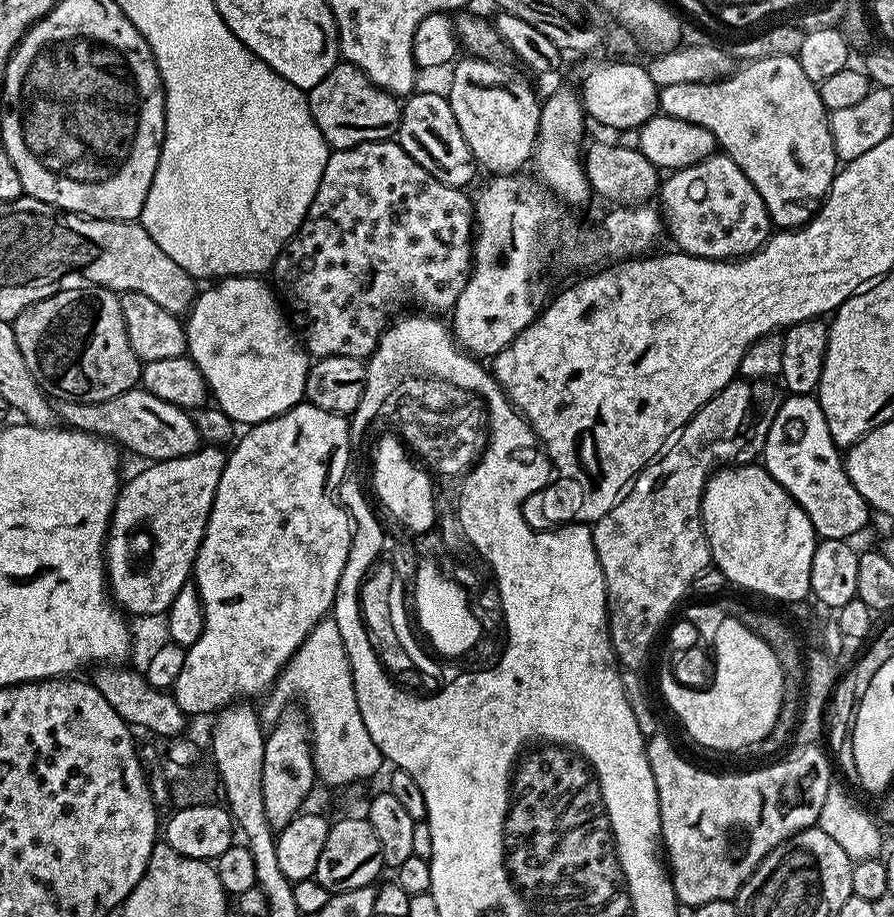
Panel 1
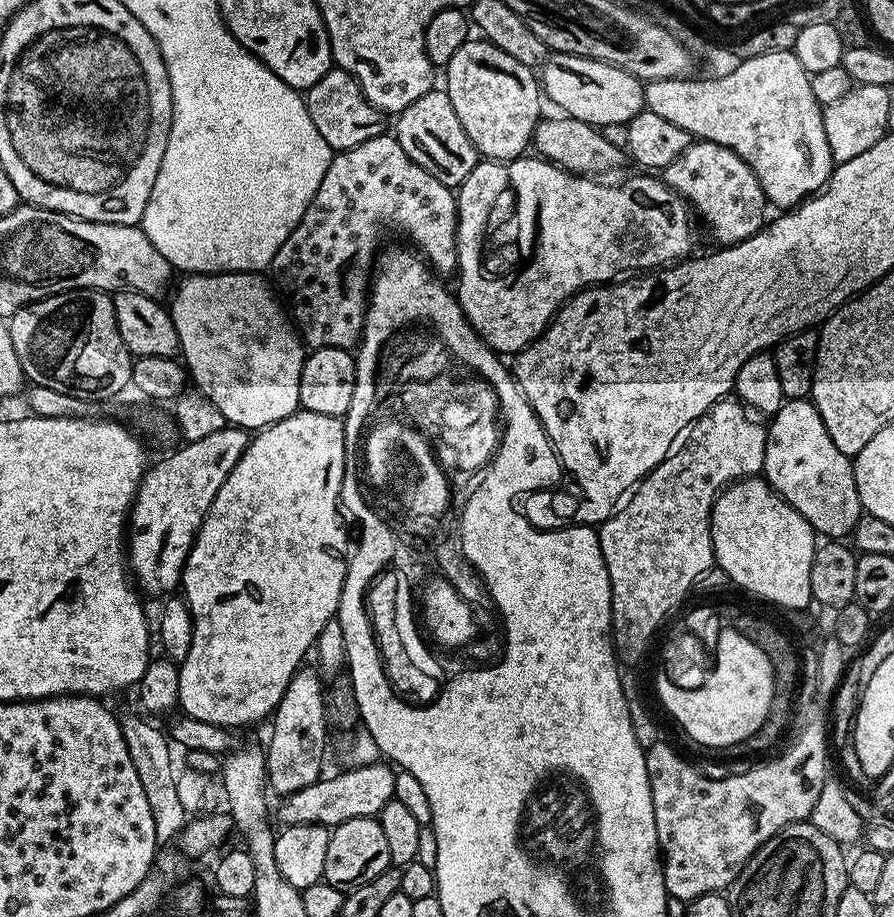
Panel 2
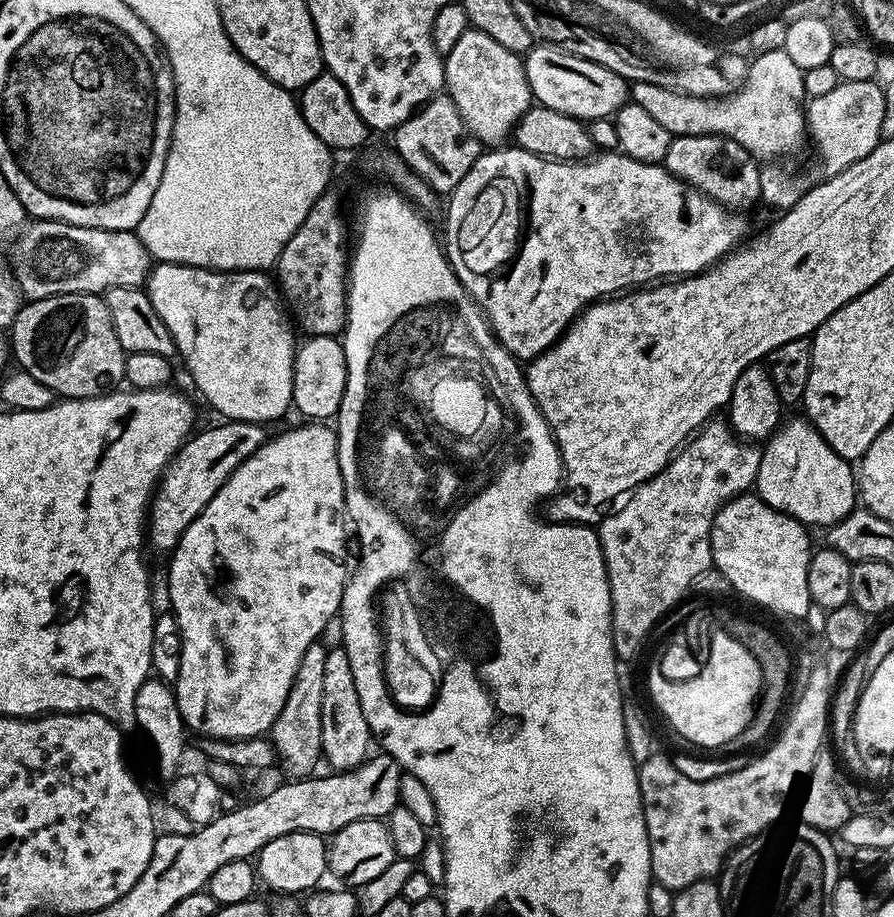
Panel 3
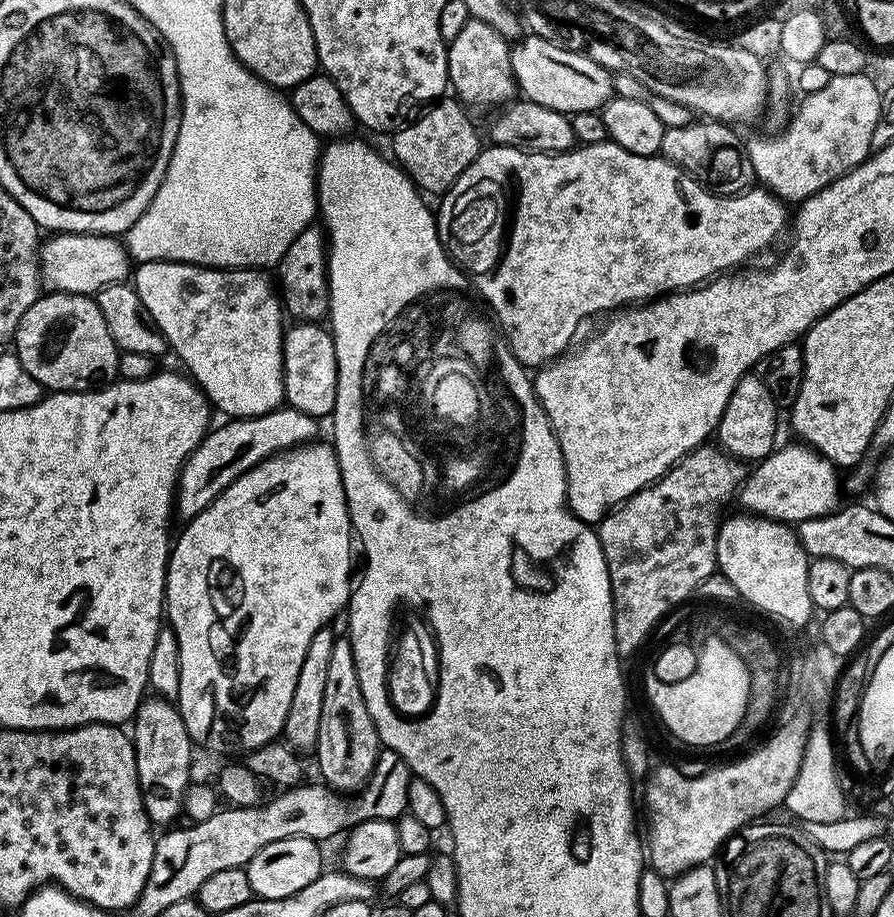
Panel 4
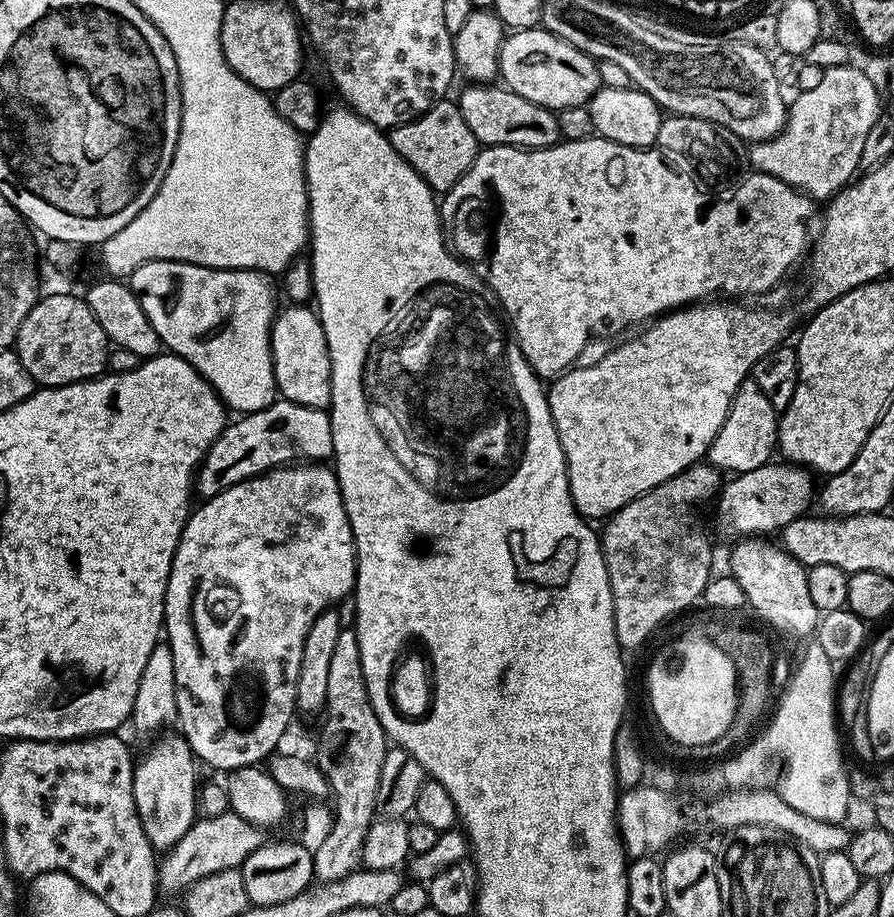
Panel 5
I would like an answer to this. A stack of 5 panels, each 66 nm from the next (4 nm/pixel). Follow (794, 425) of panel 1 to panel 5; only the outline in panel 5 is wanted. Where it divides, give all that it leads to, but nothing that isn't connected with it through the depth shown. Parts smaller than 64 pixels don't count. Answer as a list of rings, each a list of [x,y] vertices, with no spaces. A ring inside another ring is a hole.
[[[769,462],[767,464],[764,464],[761,468],[758,470],[750,470],[749,472],[742,472],[736,475],[733,475],[731,477],[732,480],[723,485],[721,487],[719,493],[718,493],[718,503],[715,505],[716,512],[718,515],[720,515],[720,524],[722,527],[725,528],[726,531],[729,532],[730,535],[736,536],[735,538],[760,538],[763,537],[765,534],[772,534],[768,532],[774,532],[774,534],[779,533],[781,529],[784,529],[785,526],[787,526],[788,523],[794,522],[795,519],[798,519],[800,517],[803,517],[805,513],[807,513],[809,510],[808,503],[813,503],[814,500],[814,484],[812,488],[812,479],[814,479],[813,473],[811,471],[805,470],[791,462],[779,462],[780,464],[776,464],[777,462]]]

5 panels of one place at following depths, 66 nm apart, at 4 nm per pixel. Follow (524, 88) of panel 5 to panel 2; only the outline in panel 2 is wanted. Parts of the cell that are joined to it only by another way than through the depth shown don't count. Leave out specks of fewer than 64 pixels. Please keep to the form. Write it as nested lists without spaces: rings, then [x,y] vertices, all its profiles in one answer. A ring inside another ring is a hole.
[[[552,52],[542,65],[538,79],[542,92],[557,104],[565,116],[573,116],[593,126],[628,124],[645,111],[645,85],[634,74],[601,60],[571,56],[569,52]]]

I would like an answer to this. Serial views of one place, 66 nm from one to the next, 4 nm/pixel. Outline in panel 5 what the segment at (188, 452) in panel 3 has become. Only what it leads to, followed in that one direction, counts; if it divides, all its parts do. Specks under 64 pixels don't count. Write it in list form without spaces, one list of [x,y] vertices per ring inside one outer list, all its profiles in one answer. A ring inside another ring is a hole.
[[[283,398],[257,412],[225,423],[220,436],[196,470],[194,492],[207,498],[225,492],[243,480],[297,462],[324,462],[332,456],[332,417],[325,409],[295,404]]]

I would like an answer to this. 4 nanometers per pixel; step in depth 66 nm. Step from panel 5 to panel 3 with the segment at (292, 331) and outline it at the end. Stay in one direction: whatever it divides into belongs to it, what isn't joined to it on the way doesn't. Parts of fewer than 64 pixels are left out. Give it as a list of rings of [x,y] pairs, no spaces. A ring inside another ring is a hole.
[[[309,336],[299,341],[293,359],[293,396],[291,407],[300,411],[312,422],[328,422],[342,406],[342,394],[346,394],[346,354],[344,345],[334,336]]]

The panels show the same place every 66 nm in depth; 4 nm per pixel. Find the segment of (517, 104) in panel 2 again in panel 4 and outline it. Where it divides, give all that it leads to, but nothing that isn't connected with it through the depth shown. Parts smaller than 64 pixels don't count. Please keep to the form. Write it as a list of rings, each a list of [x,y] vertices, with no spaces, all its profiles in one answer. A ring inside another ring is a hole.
[[[468,19],[448,44],[448,82],[451,91],[456,91],[453,93],[465,105],[477,104],[480,108],[492,109],[507,105],[518,92],[516,79],[512,77],[509,41],[504,40],[498,30],[486,26],[486,22]]]

